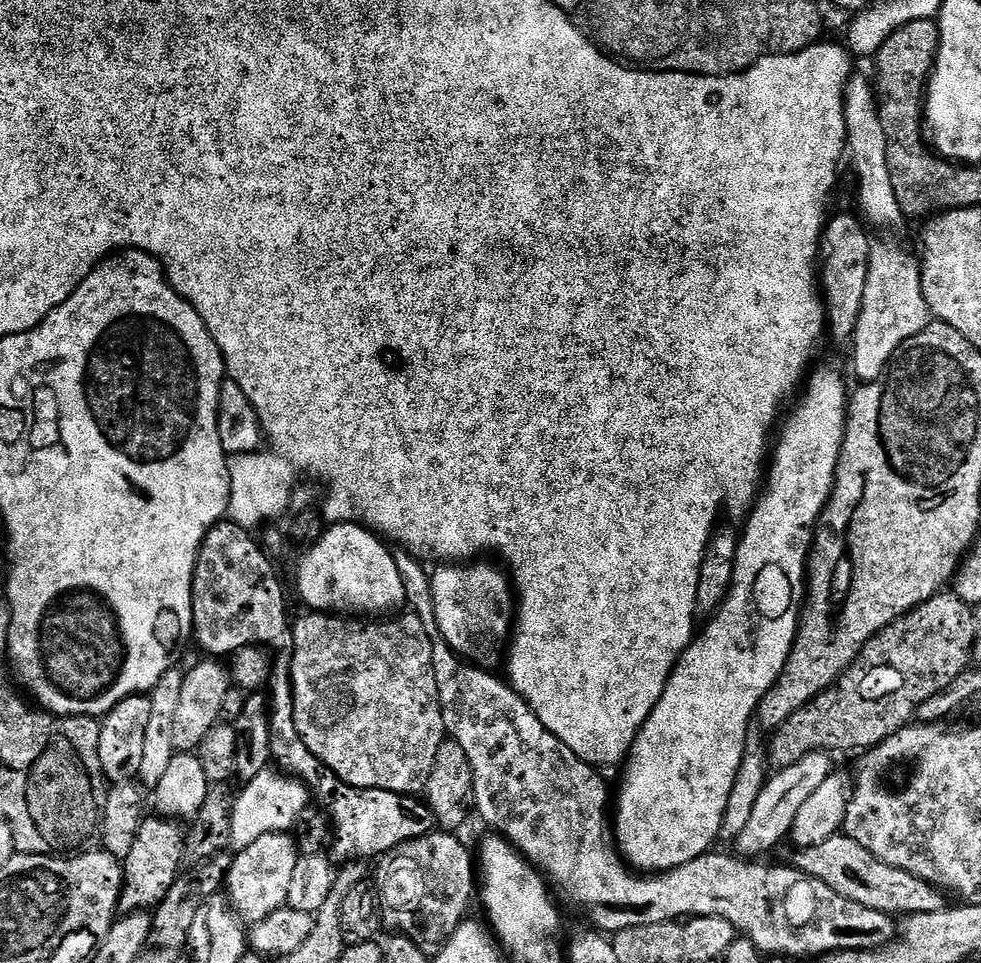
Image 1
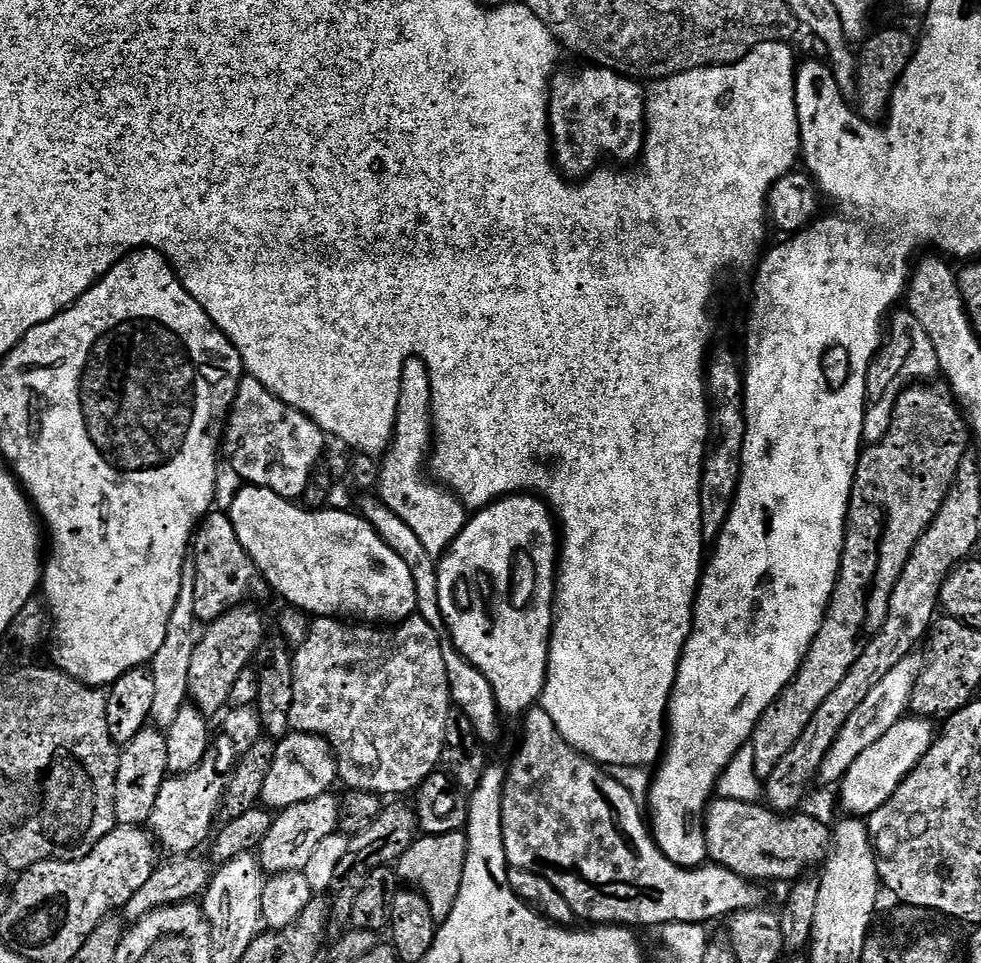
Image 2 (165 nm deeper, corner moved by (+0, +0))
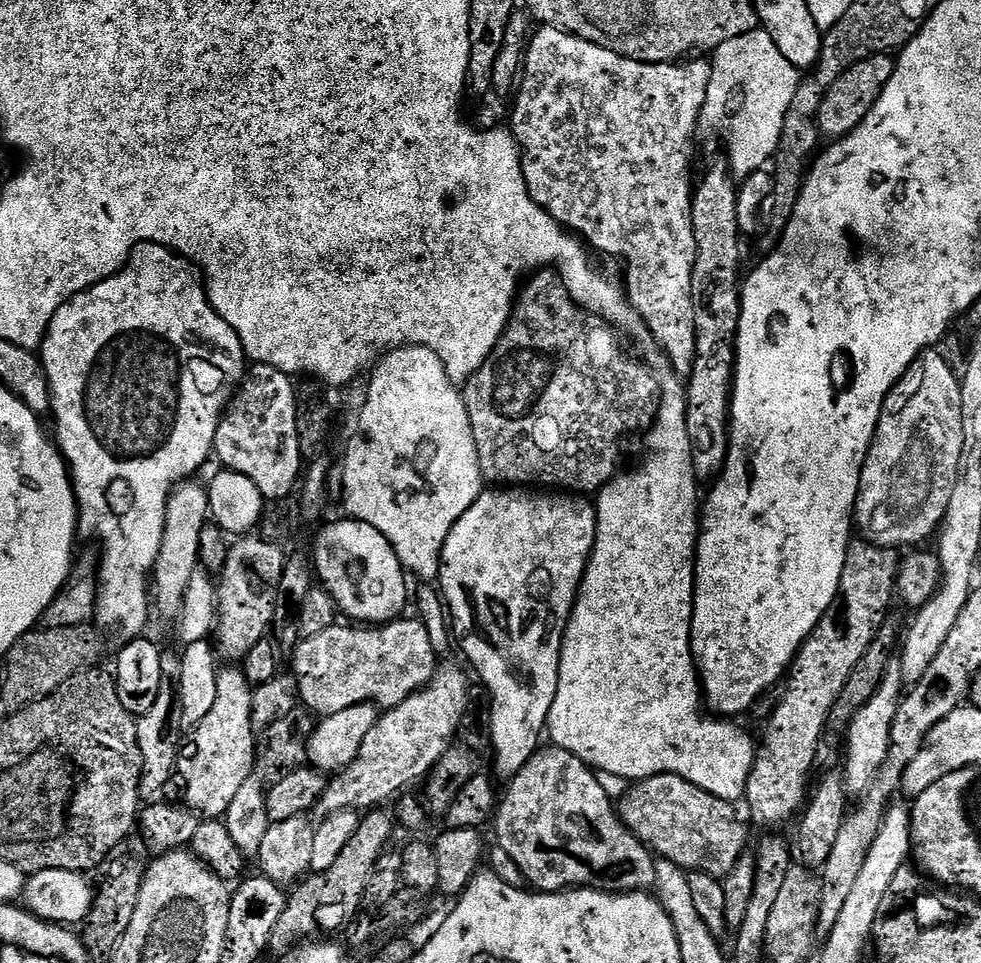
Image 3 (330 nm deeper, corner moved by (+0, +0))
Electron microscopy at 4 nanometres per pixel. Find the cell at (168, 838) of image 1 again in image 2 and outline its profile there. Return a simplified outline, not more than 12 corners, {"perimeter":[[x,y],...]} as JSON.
{"perimeter":[[211,762],[169,775],[147,827],[169,857],[209,843],[225,783]]}

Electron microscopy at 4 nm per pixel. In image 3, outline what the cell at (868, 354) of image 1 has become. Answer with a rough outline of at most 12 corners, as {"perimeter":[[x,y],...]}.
{"perimeter":[[925,348],[884,400],[854,524],[937,535],[962,451],[958,372]]}

